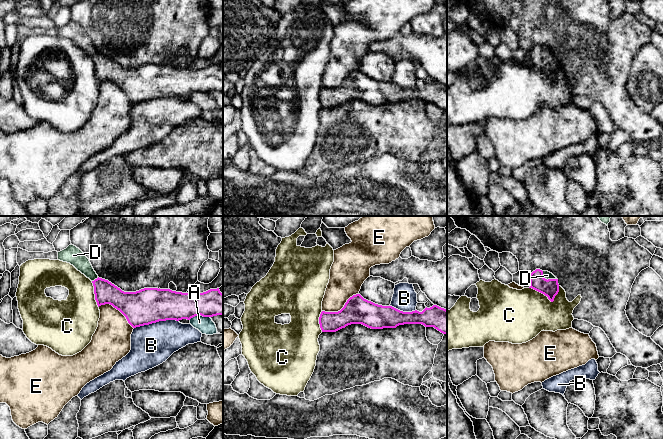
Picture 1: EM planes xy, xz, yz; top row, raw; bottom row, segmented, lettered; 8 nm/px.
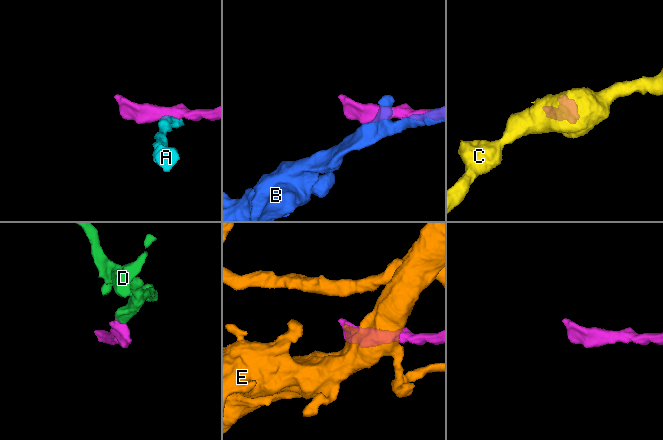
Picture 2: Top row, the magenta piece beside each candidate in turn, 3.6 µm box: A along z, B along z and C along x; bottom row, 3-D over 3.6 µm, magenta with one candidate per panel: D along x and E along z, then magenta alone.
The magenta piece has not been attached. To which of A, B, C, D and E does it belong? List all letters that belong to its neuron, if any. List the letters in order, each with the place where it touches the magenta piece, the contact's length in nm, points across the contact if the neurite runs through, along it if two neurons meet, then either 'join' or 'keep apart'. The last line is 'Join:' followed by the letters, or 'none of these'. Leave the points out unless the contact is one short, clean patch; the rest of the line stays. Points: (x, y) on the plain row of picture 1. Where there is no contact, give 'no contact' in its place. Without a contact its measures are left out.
A: xy (199, 90) | 170 nm | along xy (209, 92), (195, 91), (189, 95) | keep apart
B: xy (156, 97) | 360 nm | keep apart
C: yz (546, 71) | 260 nm | along yz (529, 63), (543, 69), (551, 77), (559, 67) | keep apart
D: yz (546, 55) | 140 nm | across yz (550, 64), (546, 55), (547, 51) | join
E: xz (342, 84) | 320 nm | keep apart
Join: D

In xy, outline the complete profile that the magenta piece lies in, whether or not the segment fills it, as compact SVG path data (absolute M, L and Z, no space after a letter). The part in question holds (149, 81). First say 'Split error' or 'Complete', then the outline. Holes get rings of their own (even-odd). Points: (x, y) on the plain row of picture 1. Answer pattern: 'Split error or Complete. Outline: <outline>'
Split error. Outline: M72 20L58 28L58 36L70 39L92 57L98 83L105 80L112 81L126 93L133 104L166 96L190 96L197 91L203 93L223 91L223 70L219 64L196 70L160 64L144 64L136 68L124 68L108 56L99 54L89 35L79 24Z

